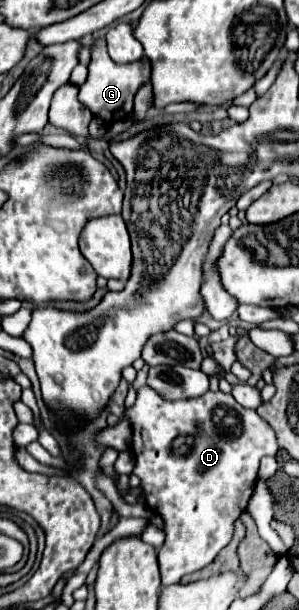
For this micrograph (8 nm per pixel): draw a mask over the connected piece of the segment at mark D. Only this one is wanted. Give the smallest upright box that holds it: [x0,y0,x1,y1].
[123,384,279,586]

